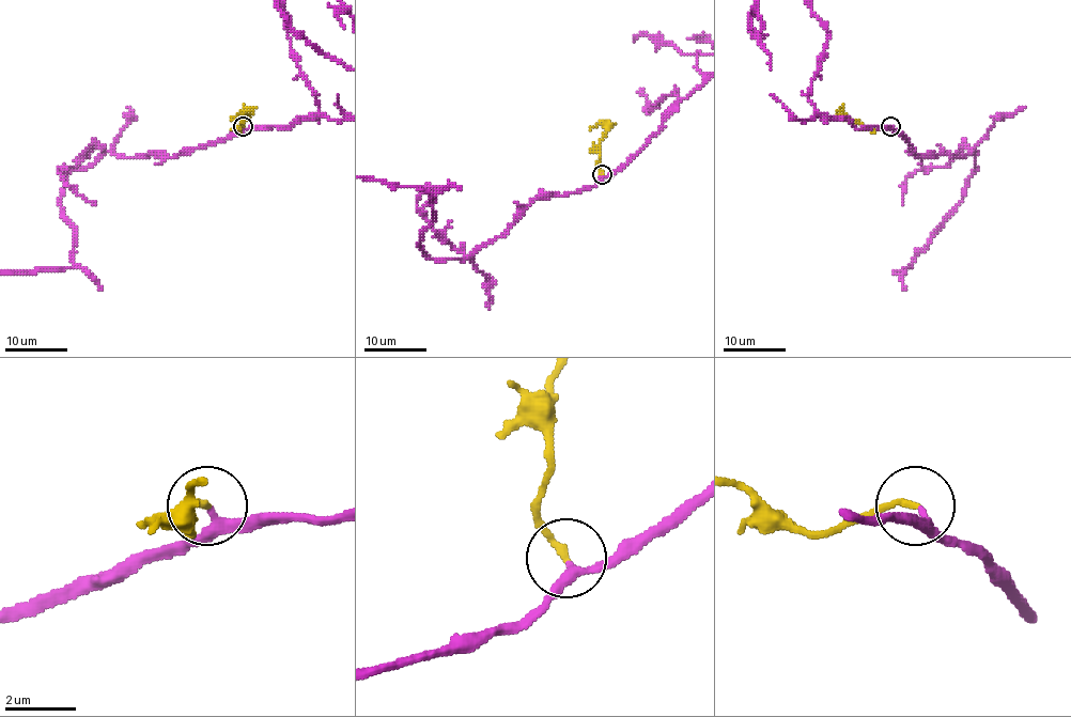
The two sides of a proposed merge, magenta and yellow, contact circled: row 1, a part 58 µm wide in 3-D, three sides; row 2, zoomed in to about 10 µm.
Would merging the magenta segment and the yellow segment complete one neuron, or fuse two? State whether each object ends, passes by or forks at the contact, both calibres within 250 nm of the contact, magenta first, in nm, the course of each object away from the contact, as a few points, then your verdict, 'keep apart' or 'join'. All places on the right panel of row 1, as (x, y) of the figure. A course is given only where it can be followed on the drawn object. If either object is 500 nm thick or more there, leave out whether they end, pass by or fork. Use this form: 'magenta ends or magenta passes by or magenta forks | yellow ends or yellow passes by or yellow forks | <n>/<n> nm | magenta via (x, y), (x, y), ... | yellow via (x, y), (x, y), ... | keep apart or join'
magenta passes by | yellow ends | 200/180 nm | join

